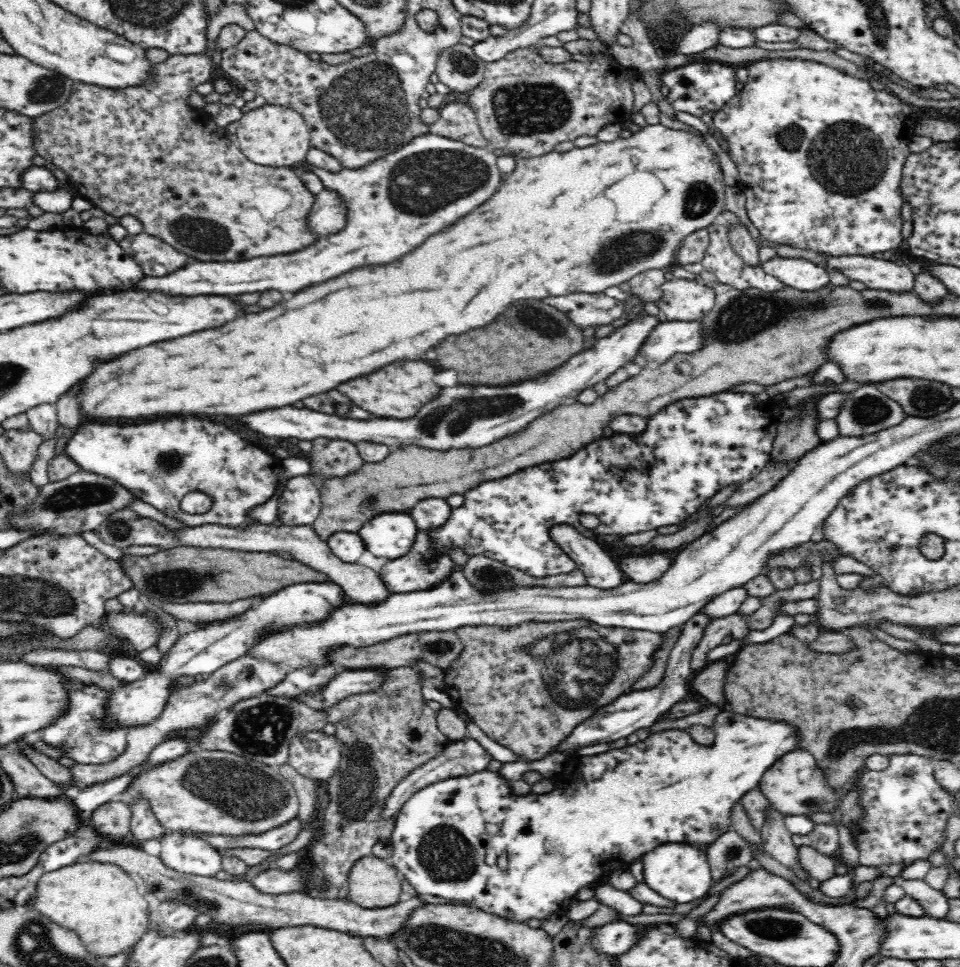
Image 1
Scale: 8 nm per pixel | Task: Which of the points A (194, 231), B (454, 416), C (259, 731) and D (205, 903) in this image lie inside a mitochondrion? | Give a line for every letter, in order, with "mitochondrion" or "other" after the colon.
A: mitochondrion
B: mitochondrion
C: mitochondrion
D: mitochondrion

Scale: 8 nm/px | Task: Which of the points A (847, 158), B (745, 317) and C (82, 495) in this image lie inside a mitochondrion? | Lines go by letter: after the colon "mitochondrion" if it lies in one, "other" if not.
A: mitochondrion
B: mitochondrion
C: mitochondrion

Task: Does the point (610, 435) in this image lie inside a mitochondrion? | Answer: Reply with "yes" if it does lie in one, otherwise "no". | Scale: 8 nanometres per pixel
no

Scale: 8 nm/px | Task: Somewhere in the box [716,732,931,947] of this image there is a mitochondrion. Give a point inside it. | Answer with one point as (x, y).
(908, 776)

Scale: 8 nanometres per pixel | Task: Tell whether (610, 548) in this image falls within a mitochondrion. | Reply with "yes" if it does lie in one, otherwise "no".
no

